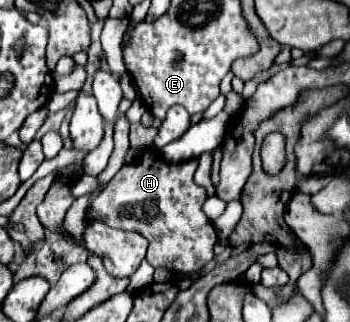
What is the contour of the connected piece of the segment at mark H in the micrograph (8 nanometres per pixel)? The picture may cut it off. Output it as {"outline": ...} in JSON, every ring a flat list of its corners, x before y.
{"outline":[[144,149,140,155,138,163,130,163,124,165,114,179,106,185,104,191,100,191,90,207,86,209,86,223,90,221,102,221,108,227,114,229,124,229,124,231,136,231,140,235,144,235,148,239,148,253,146,253,146,261,158,269,168,269,168,271,178,271,178,273,192,273,192,271,200,271,208,261,212,261,214,253,212,247,218,241,216,229,212,225,212,221,208,221,208,217,202,211,202,203,206,201,206,189,194,183,194,171,198,167,198,159,190,159,190,161,182,161,182,163,170,163,166,165,160,157,154,157,154,153,150,149]]}

